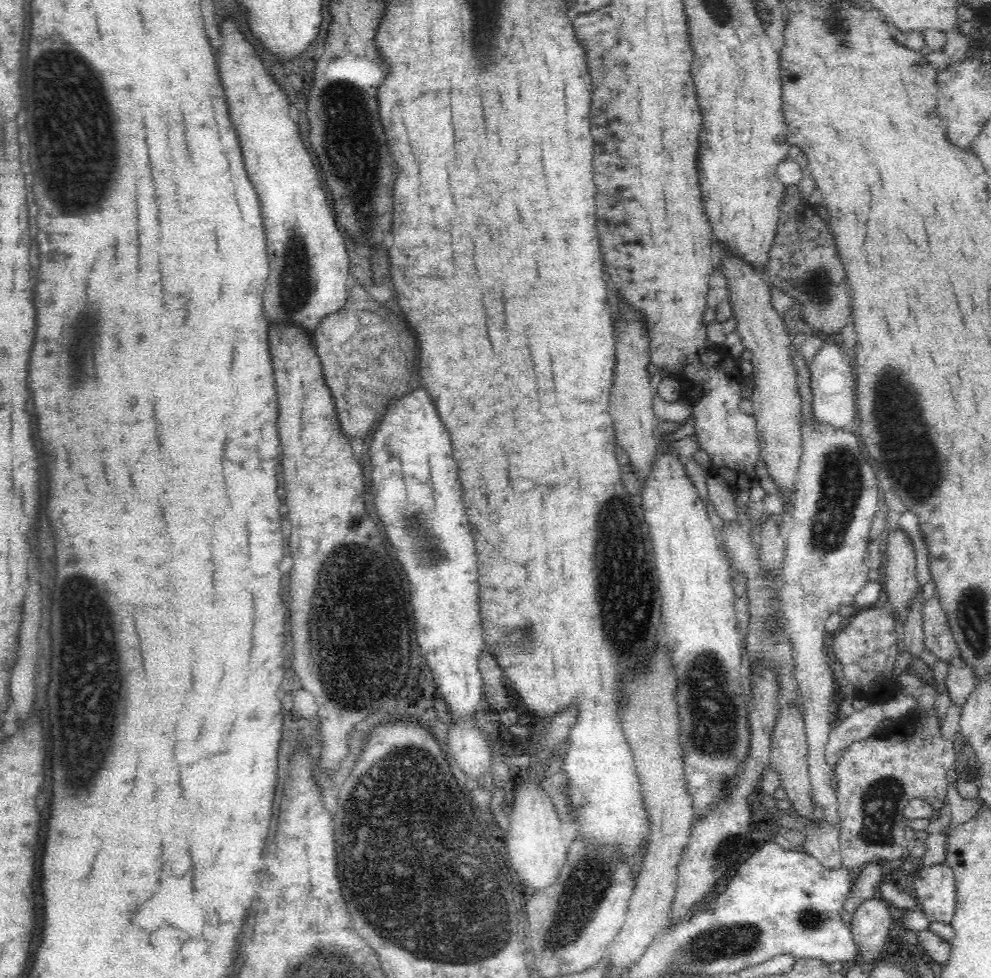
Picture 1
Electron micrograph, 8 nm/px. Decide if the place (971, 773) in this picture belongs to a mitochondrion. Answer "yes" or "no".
no

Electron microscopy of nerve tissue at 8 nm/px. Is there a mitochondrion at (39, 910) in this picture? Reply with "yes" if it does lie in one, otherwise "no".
no

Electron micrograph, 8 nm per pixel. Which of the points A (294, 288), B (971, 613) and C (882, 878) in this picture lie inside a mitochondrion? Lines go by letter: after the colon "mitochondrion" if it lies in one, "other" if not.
A: mitochondrion
B: mitochondrion
C: other

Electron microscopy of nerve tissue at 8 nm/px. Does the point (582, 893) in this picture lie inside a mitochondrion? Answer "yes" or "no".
yes

